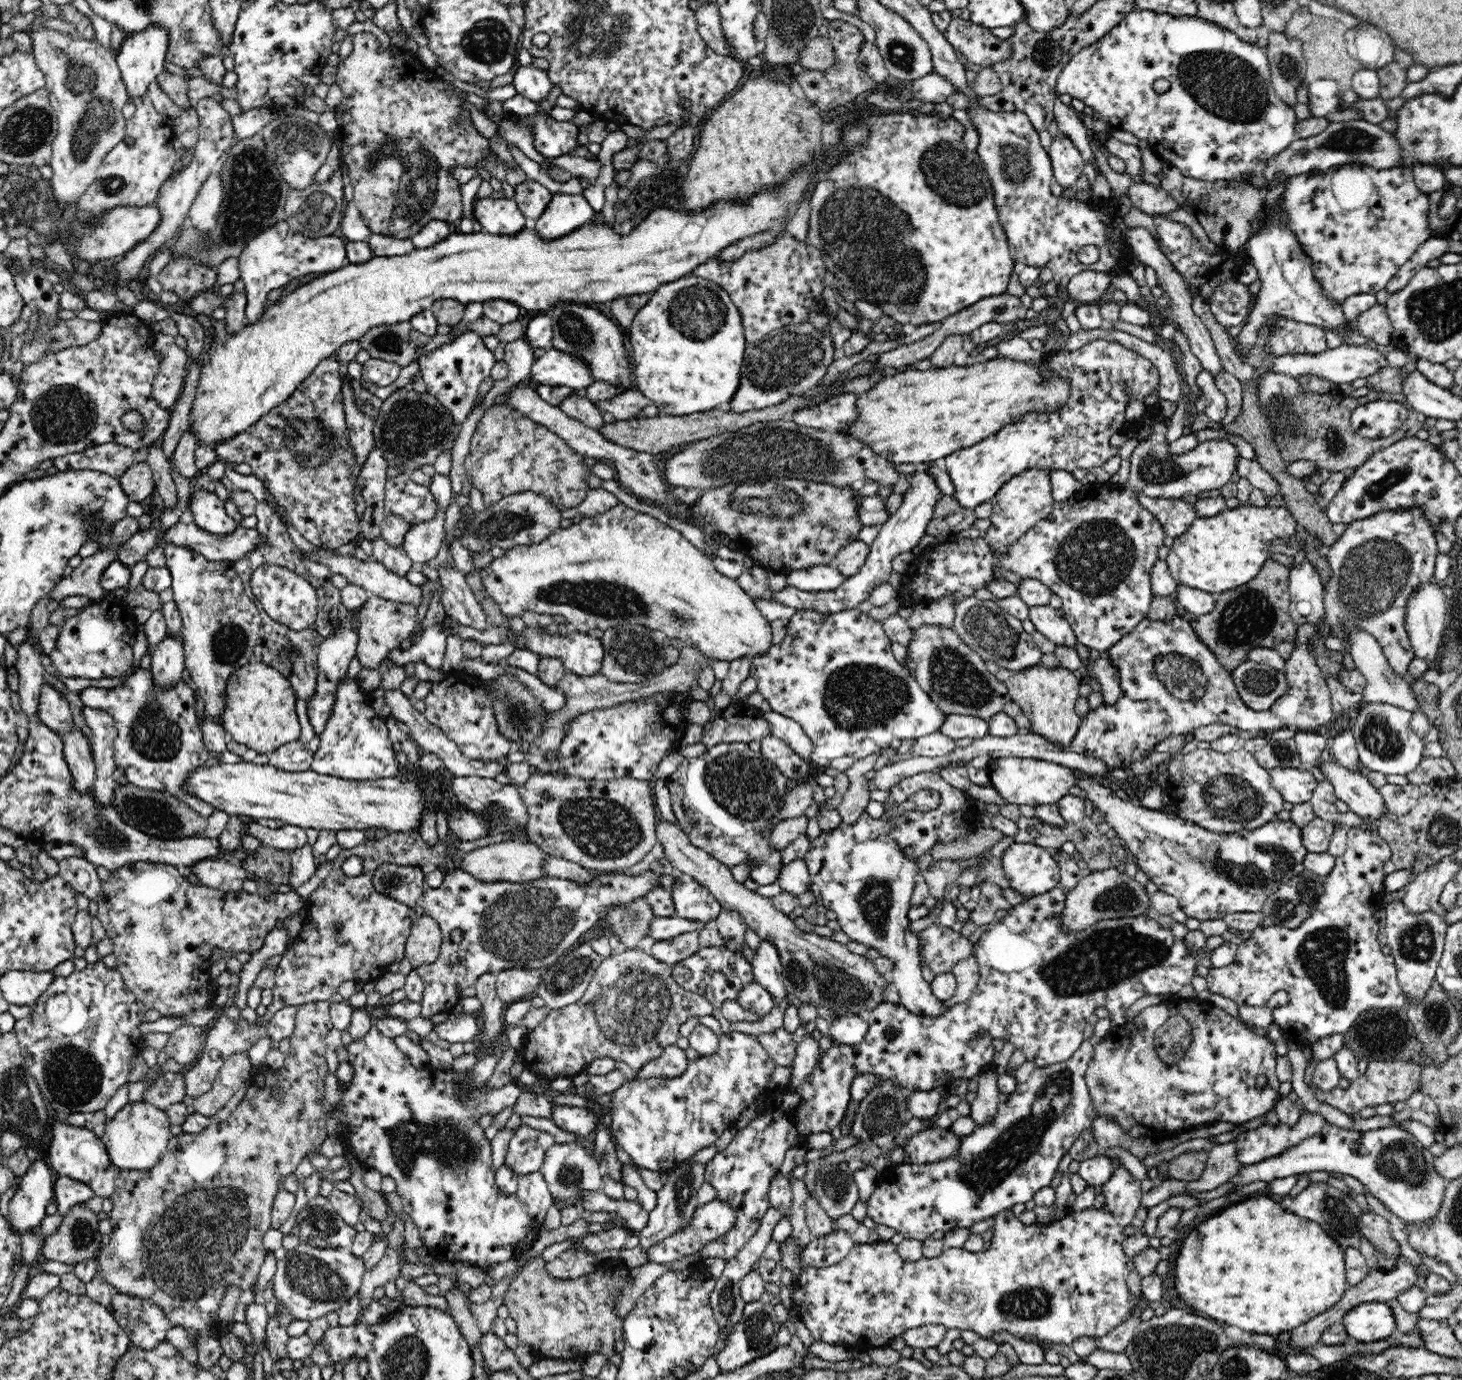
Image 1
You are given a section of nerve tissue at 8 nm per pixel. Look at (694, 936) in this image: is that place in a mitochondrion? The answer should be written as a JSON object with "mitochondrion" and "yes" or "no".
{"mitochondrion":"no"}

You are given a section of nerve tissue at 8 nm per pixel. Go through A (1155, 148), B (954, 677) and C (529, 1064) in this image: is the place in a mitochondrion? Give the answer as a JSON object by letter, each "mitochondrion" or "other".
{"A":"other","B":"mitochondrion","C":"other"}

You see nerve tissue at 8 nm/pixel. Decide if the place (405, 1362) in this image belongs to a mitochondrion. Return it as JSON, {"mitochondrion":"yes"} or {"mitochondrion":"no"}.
{"mitochondrion":"yes"}

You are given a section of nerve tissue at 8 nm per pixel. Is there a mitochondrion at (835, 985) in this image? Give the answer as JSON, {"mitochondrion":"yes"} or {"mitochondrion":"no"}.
{"mitochondrion":"yes"}

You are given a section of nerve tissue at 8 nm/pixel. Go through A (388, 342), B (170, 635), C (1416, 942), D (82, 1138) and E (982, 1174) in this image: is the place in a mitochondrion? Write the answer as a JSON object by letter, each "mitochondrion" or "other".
{"A":"mitochondrion","B":"other","C":"mitochondrion","D":"other","E":"mitochondrion"}

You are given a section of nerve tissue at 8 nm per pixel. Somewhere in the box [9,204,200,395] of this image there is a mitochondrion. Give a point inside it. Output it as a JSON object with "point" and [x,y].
{"point":[82,231]}

